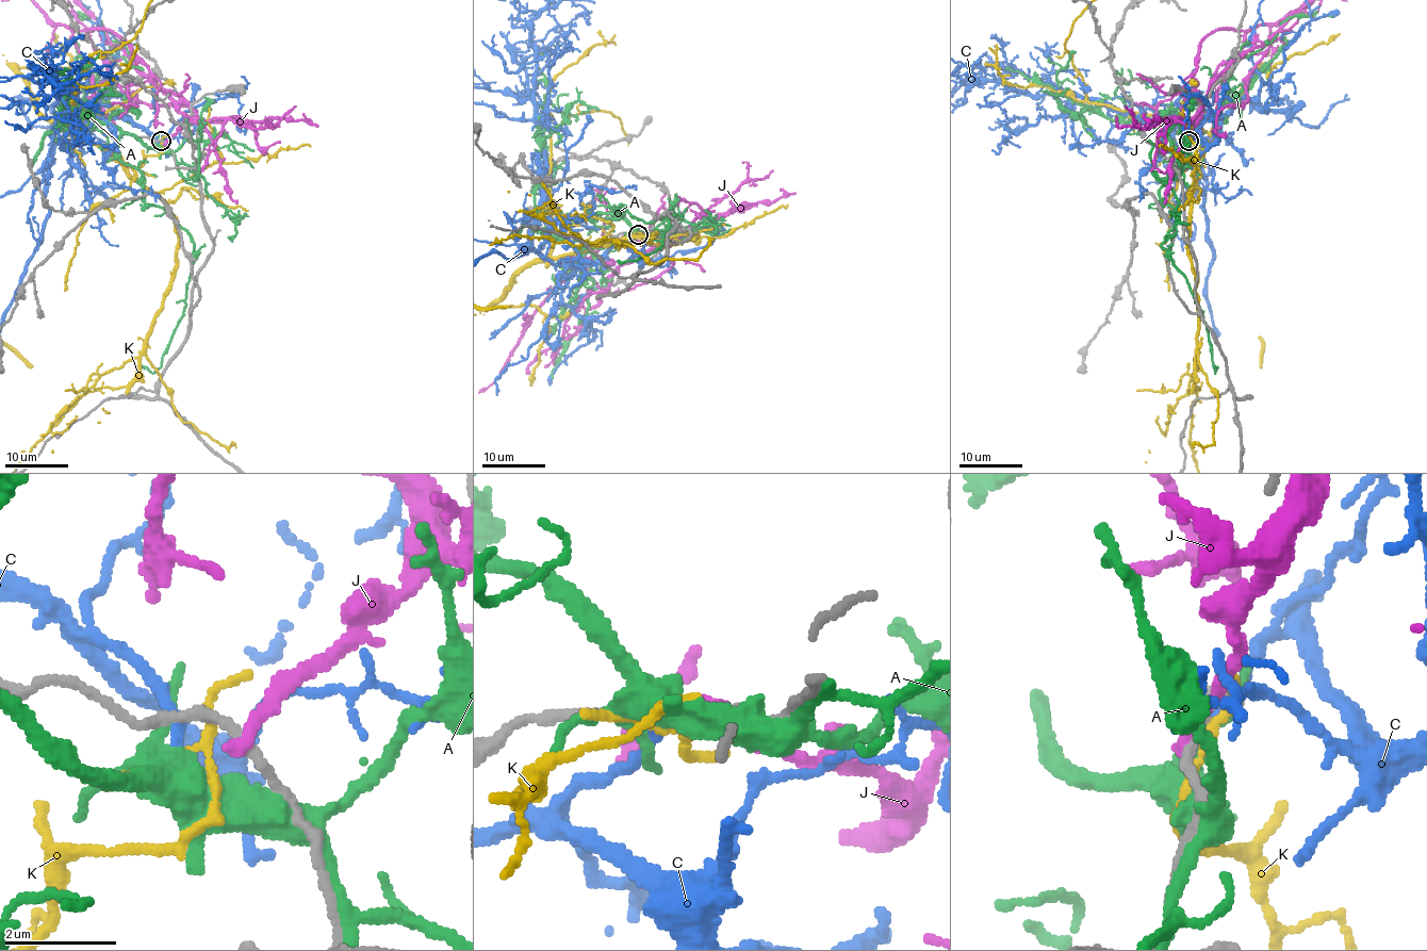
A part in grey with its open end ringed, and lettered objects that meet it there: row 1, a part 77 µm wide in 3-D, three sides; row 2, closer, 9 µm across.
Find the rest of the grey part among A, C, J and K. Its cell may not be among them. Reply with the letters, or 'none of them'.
K

